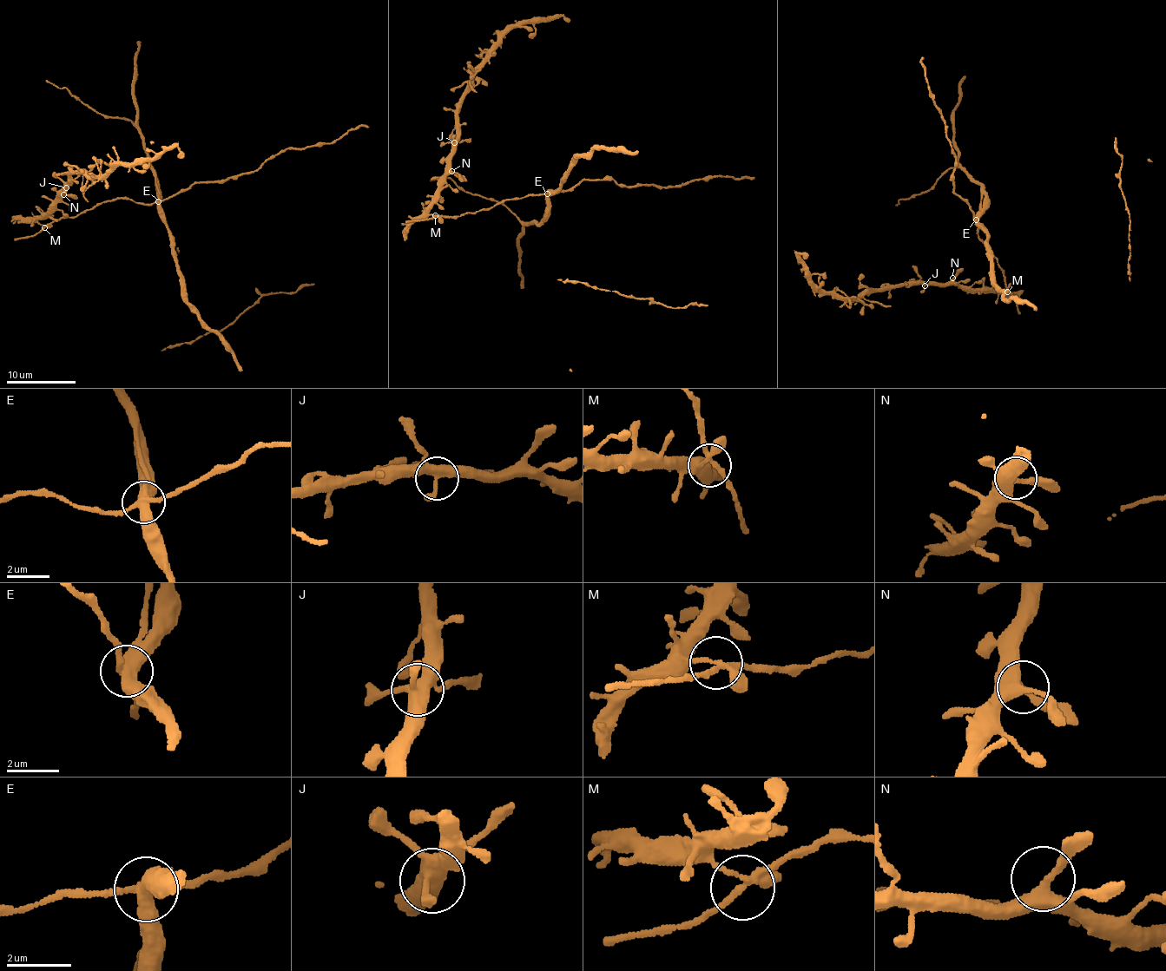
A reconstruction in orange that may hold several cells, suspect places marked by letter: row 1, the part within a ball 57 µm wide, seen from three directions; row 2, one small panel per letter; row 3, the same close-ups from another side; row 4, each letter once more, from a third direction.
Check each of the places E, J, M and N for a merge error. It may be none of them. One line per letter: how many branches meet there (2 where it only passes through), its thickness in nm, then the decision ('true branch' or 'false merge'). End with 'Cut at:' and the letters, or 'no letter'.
E: 4 branches meet; 420 nm thick; false merge
J: 5 branches meet; 440 nm thick; true branch
M: 4 branches meet; 240 nm thick; true branch
N: 4 branches meet; 400 nm thick; true branch
Cut at: E

